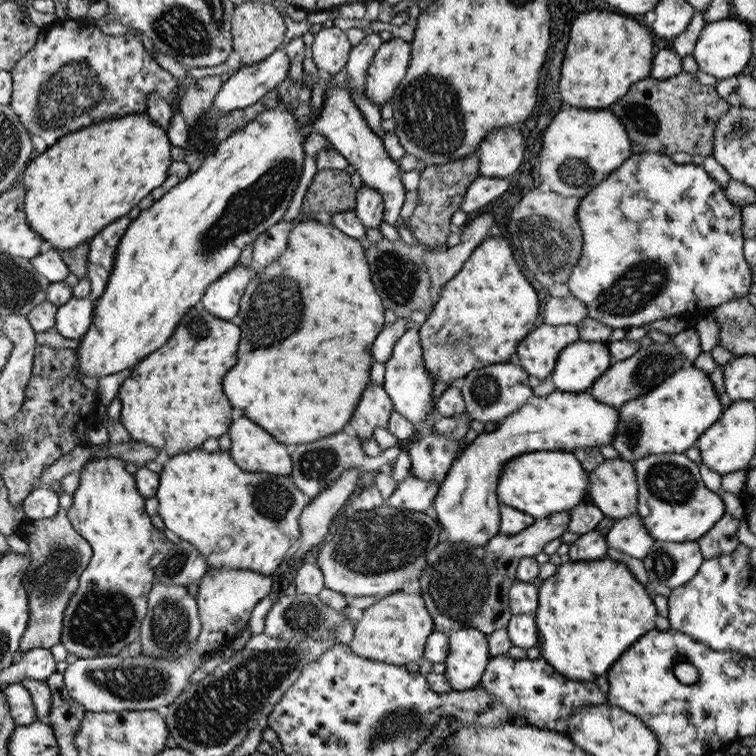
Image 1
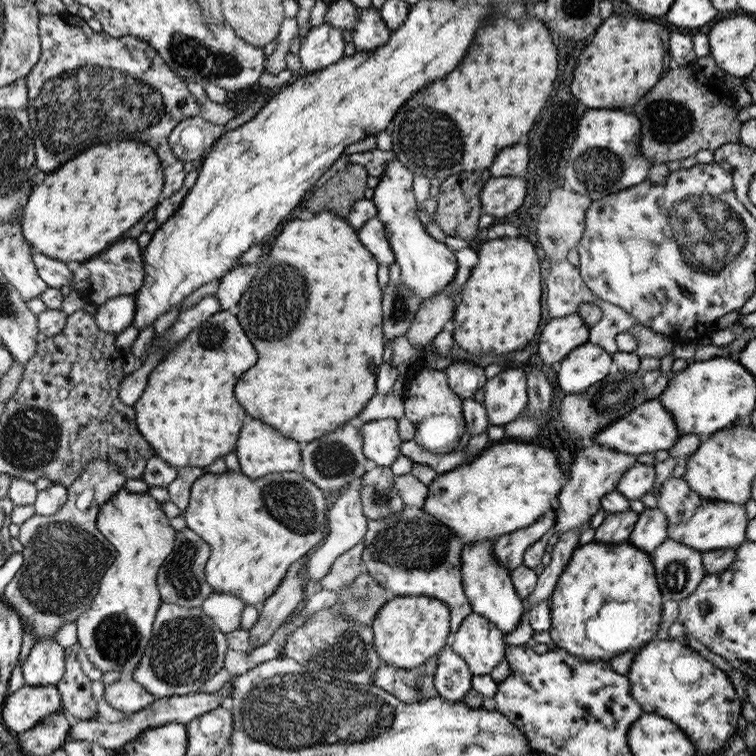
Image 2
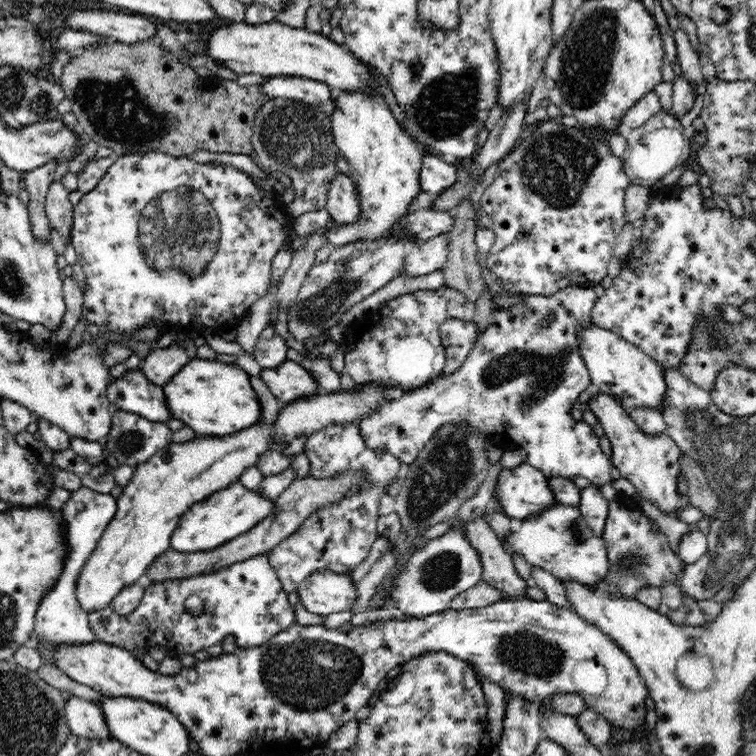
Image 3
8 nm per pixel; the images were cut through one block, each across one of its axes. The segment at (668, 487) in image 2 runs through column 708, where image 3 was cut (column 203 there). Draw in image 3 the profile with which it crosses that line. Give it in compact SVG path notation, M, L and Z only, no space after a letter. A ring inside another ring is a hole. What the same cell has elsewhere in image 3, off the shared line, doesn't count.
M239 480L228 488L213 492L192 506L179 518L177 527L171 536L170 548L174 551L193 553L209 551L221 544L226 544L241 532L246 532L259 523L265 516L271 515L275 500L266 500L257 493L249 490Z

